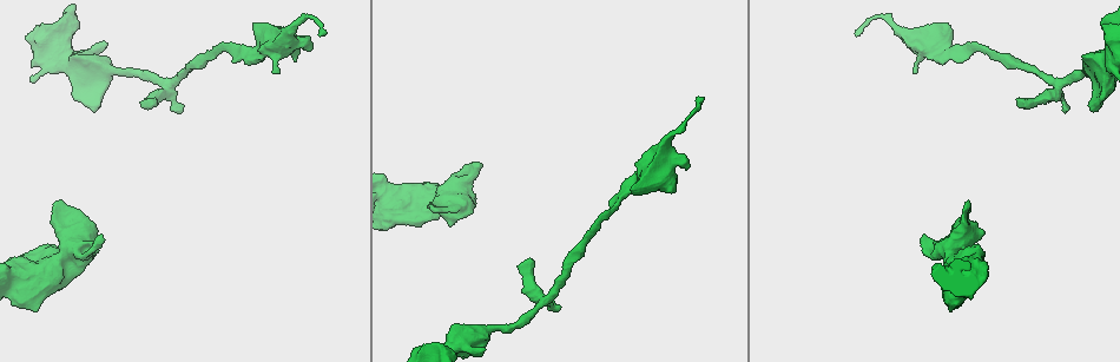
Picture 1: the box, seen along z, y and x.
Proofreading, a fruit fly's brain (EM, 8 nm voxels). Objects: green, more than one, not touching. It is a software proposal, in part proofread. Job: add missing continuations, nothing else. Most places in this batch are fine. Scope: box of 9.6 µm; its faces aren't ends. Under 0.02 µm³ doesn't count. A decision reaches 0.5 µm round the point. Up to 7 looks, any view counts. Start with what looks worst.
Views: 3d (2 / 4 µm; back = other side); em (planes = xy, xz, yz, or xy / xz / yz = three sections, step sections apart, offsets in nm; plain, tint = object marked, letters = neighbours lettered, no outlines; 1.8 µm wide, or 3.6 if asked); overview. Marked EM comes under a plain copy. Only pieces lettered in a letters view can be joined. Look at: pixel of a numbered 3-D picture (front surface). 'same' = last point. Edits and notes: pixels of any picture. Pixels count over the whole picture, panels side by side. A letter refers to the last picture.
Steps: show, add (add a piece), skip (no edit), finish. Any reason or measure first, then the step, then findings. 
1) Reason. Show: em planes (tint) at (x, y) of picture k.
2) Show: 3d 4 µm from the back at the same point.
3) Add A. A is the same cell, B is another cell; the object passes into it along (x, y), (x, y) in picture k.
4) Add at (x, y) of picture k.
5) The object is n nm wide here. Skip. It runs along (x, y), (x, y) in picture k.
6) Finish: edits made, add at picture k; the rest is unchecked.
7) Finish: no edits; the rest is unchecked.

Branch stops here. Show: em yz step 8 (tint) at (482, 166) of picture 1.

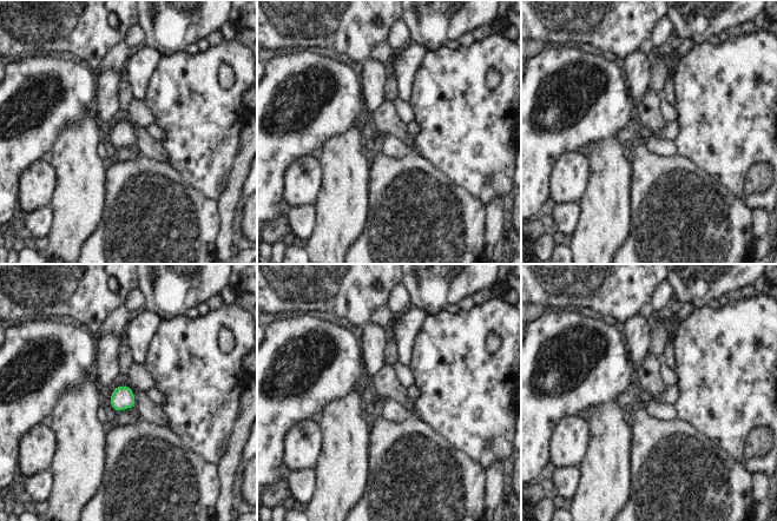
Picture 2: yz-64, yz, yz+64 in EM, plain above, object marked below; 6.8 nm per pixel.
Show: em planes (letters) at the same point.

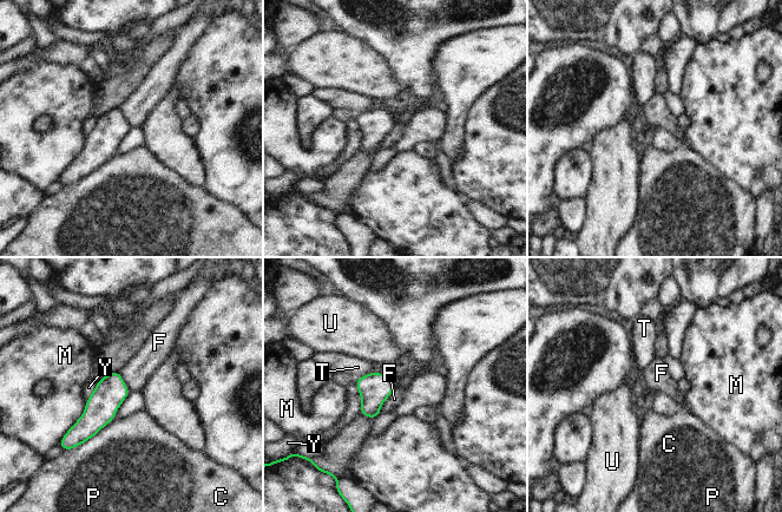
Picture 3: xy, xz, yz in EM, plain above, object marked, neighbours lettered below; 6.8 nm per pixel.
Skip. C, F, M, P, T, U and Y are other cells; a border runs along (394, 384), (379, 413) in picture 3; none of them fits.

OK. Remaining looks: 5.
Branch stops here. Show: 3d 2 µm at (156, 103) of picture 1.

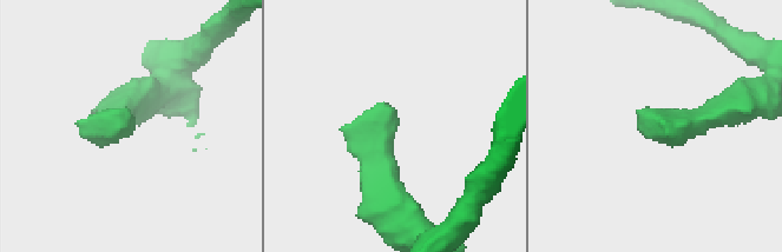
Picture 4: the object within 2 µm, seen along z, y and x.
Show: em planes (tint) at (648, 118) of picture 4.

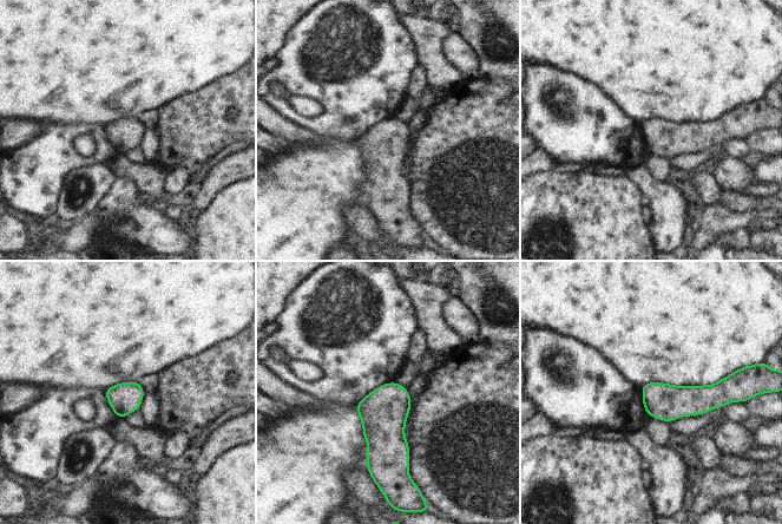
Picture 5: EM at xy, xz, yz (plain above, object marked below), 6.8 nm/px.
What lies round it. Show: em planes (letters) at the same point.

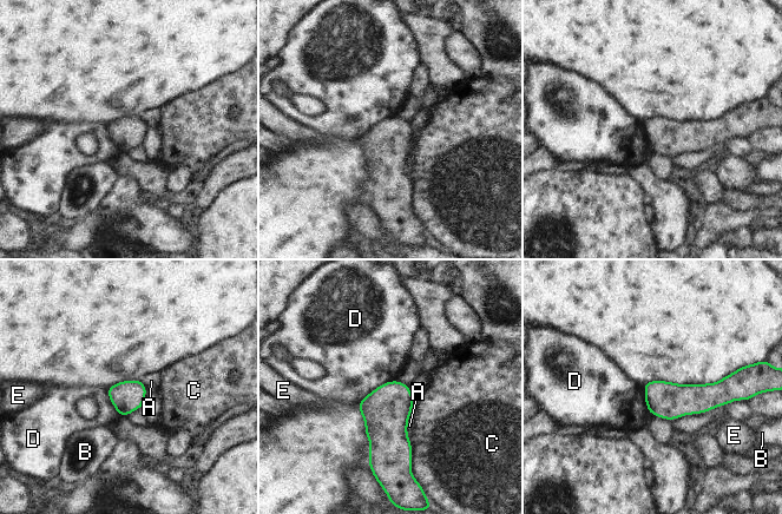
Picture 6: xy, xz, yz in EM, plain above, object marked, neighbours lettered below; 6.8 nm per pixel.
The object is 220 nm wide here. Skip. A, B, C, D and E are other cells; a border runs along (396, 379), (378, 386), (359, 401) in picture 6; none of them fits.

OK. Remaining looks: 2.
Stops while still wide. Show: em xy step 4 (letters) at (94, 112) of picture 1.

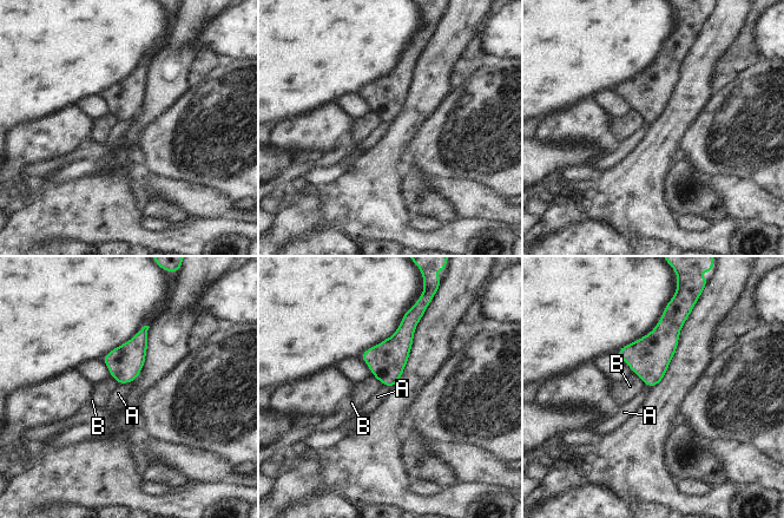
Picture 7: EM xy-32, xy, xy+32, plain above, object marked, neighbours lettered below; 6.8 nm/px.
Show: em yz step 4 (letters) at the same point.

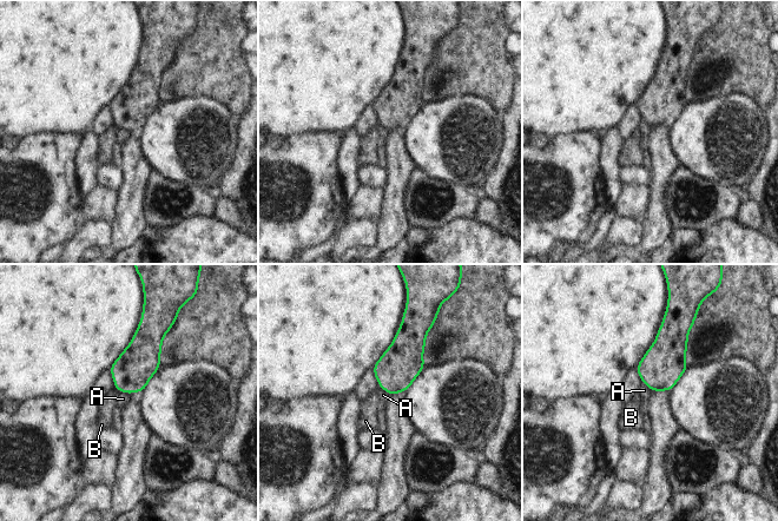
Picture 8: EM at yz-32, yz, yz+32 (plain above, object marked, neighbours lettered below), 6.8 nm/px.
Skip. A and B are other cells; a border runs along (378, 386), (390, 395) in picture 8; none of them fits.

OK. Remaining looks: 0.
Finish: no edits; the rest is unchecked.

